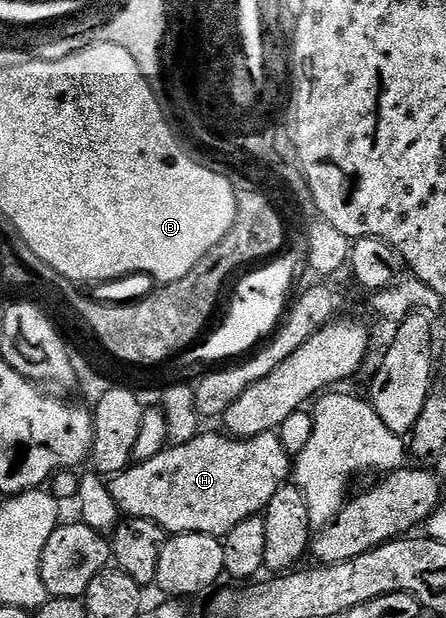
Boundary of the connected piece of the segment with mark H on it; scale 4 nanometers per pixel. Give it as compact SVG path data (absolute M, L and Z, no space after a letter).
M202 431L198 433L195 439L191 439L185 445L173 445L167 447L159 455L155 455L155 459L147 459L146 461L138 461L130 464L128 469L124 469L122 473L118 473L116 477L108 482L111 495L115 499L118 510L126 517L138 517L139 519L151 519L155 523L159 523L159 527L163 527L166 534L176 535L179 533L206 533L212 537L223 539L231 531L231 527L243 523L243 519L248 517L256 517L264 514L265 508L271 503L271 499L275 495L275 491L279 491L281 486L286 484L291 477L291 458L288 451L283 447L280 436L276 432L260 433L254 437L239 437L232 435L224 435L220 437L217 433L208 433Z

